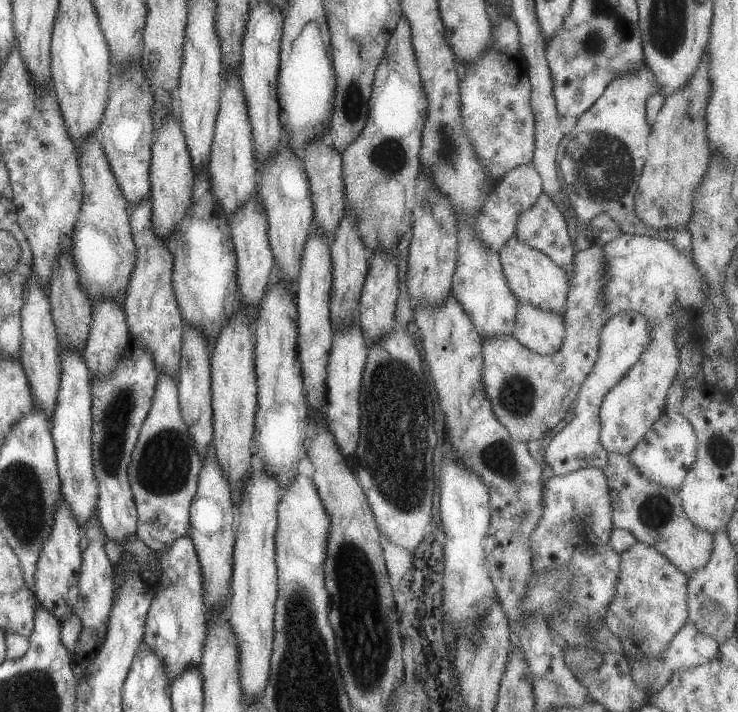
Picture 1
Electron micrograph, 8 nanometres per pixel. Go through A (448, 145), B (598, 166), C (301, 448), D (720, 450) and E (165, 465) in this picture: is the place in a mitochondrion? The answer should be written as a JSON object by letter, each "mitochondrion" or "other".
{"A":"mitochondrion","B":"mitochondrion","C":"other","D":"mitochondrion","E":"mitochondrion"}

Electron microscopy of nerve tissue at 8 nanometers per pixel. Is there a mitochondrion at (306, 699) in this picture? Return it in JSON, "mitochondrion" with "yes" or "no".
{"mitochondrion":"yes"}

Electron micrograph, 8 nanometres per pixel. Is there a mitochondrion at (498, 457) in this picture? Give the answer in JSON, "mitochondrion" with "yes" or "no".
{"mitochondrion":"yes"}

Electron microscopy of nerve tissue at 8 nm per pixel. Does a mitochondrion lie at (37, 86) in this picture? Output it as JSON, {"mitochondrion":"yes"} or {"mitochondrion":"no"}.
{"mitochondrion":"no"}

